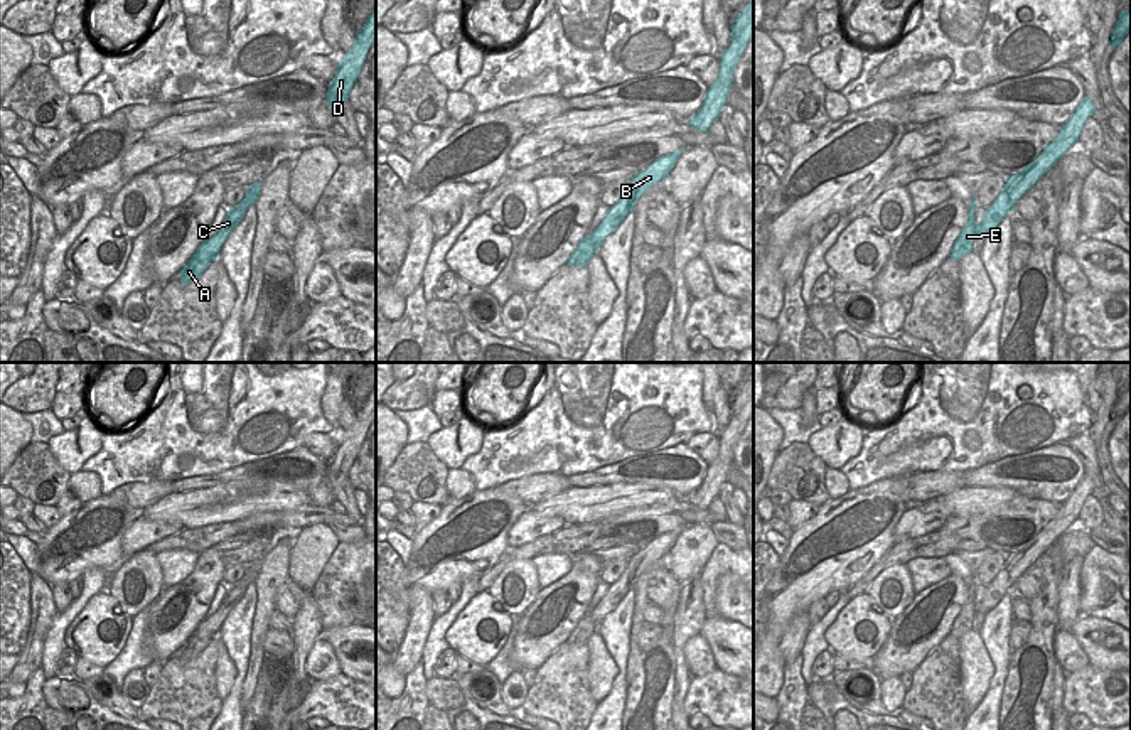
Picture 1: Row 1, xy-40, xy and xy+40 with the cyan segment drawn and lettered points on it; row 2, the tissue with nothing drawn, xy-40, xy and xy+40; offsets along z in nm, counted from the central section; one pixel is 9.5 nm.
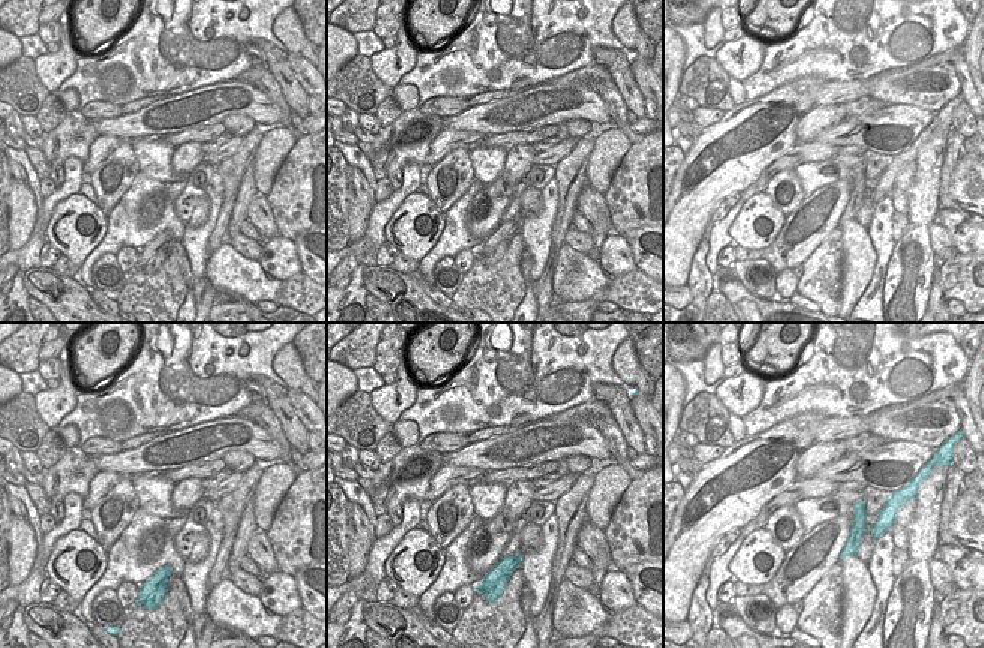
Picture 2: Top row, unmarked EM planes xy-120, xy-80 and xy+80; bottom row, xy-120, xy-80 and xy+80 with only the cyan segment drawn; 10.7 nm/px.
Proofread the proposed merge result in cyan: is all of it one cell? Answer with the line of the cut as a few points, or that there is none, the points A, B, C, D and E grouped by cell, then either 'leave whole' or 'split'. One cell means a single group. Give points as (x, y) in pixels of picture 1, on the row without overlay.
cut in xy+40 along (971, 622), (963, 622), (953, 629); A B C D / E; split

